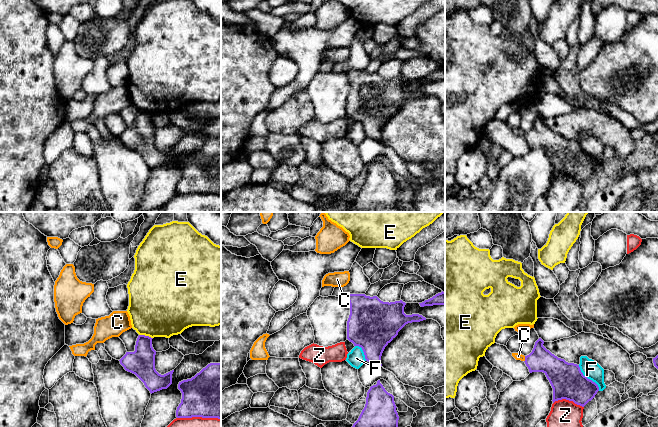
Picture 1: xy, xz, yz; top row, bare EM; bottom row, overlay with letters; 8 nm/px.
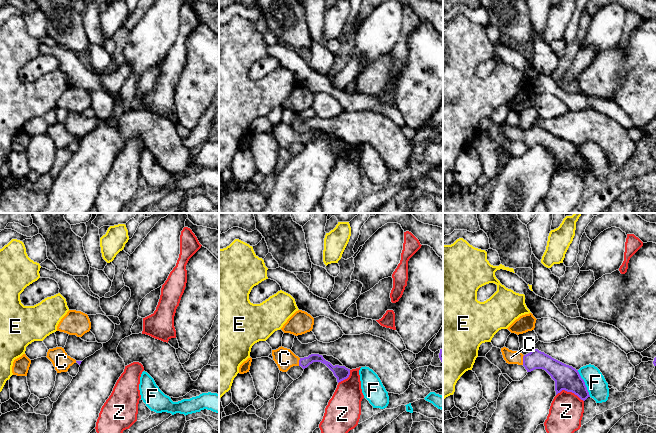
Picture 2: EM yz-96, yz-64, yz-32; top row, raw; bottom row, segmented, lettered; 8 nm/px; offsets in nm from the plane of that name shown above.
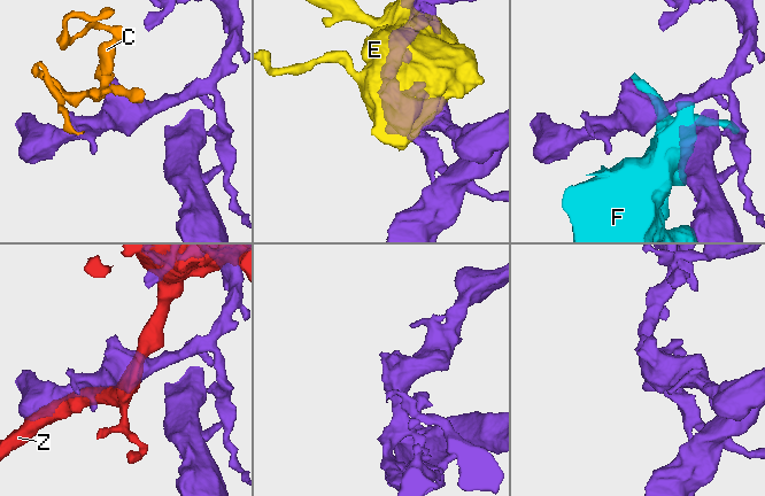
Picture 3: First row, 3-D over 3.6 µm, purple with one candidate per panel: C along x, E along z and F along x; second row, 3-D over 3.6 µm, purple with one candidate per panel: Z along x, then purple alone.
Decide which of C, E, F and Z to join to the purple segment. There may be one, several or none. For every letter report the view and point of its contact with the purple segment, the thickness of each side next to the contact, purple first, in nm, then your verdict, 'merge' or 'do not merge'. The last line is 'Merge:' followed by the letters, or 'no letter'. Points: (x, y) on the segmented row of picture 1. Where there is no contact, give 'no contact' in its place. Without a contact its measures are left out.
C: yz (525, 359) | 190/60 nm | merge
E: xy (146, 336) | 220/460 nm | do not merge
F: yz (587, 378) | 280/150 nm | do not merge
Z: xy (199, 416) | 420/80 nm | do not merge
Merge: C

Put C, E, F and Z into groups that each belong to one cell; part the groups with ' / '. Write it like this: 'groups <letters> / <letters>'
groups C / E / F / Z

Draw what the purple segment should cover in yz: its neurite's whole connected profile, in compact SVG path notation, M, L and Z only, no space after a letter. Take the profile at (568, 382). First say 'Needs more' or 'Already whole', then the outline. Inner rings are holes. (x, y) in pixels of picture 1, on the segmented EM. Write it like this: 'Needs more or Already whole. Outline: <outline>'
Needs more. Outline: M539 338L532 352L524 356L512 353L516 360L524 361L529 372L543 372L553 388L553 403L566 399L584 407L599 391L598 385L588 379L579 365L568 363L547 350Z

